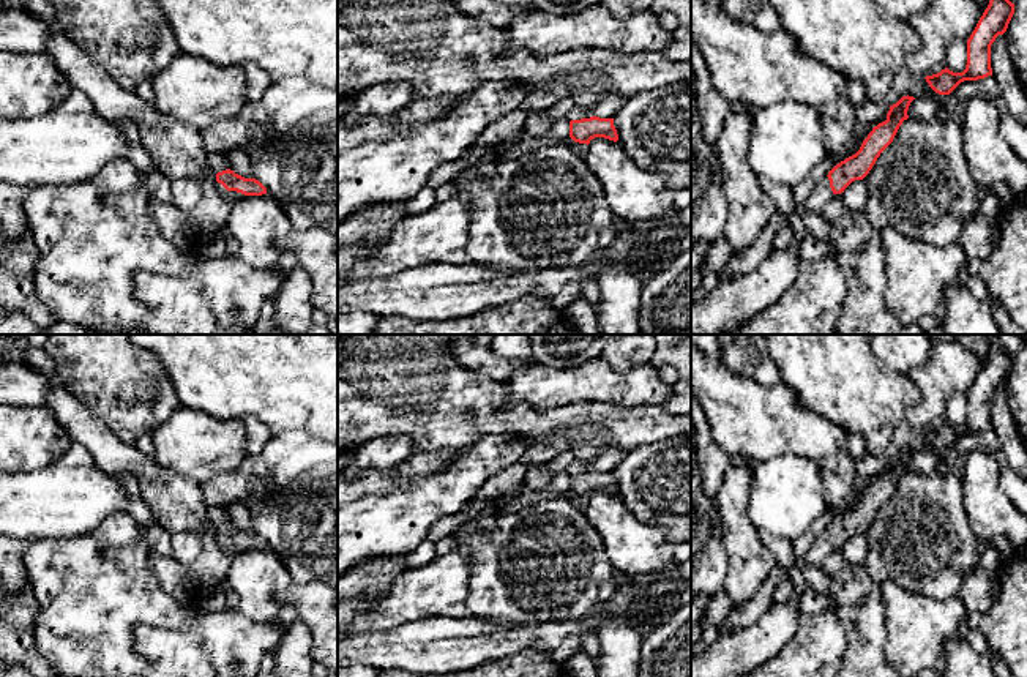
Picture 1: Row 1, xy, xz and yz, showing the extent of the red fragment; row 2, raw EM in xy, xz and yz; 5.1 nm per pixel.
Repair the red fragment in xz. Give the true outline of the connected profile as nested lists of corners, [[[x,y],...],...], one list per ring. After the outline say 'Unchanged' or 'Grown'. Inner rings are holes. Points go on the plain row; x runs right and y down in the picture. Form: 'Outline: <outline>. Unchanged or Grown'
Outline: [[[574,461],[566,472],[570,473],[570,491],[574,496],[588,499],[595,491],[618,494],[614,472],[599,472],[593,469],[593,464],[577,461]]]. Grown

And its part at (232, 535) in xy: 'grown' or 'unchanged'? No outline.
grown

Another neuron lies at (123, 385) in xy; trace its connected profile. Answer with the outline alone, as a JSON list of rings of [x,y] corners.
[[[49,335],[44,350],[66,390],[128,445],[134,445],[144,432],[153,431],[180,407],[159,360],[134,344],[129,335]]]

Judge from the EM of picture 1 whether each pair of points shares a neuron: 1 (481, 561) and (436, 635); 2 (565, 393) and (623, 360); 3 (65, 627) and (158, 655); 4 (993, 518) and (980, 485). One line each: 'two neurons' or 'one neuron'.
1: two neurons
2: two neurons
3: two neurons
4: one neuron

